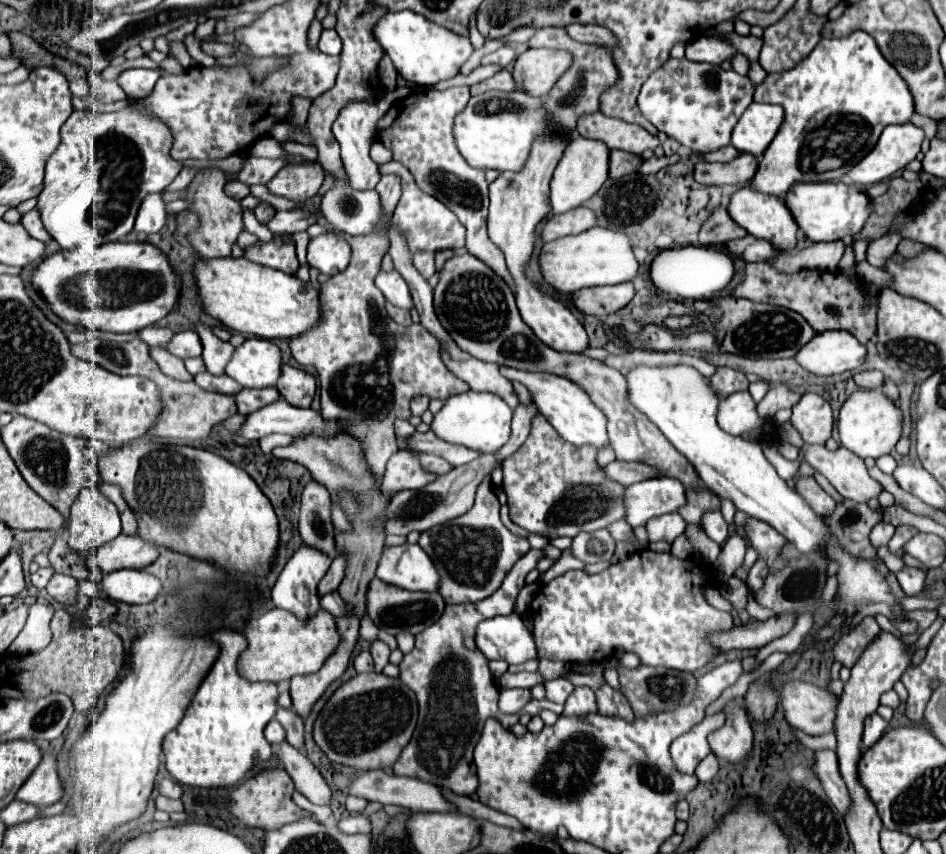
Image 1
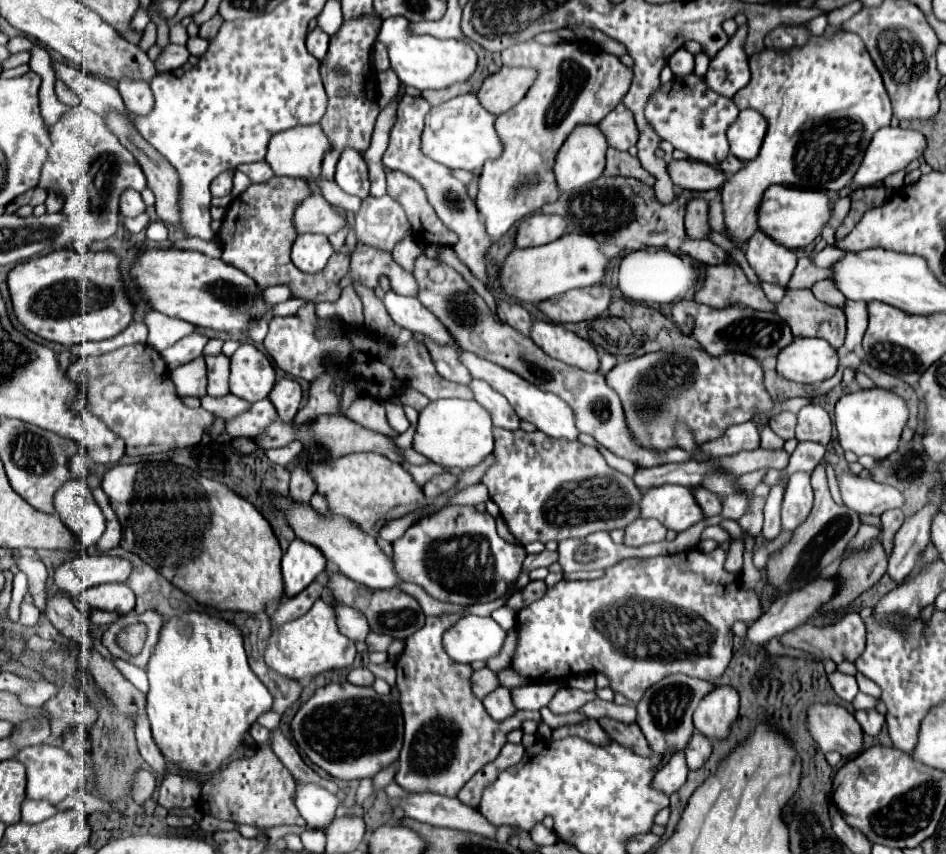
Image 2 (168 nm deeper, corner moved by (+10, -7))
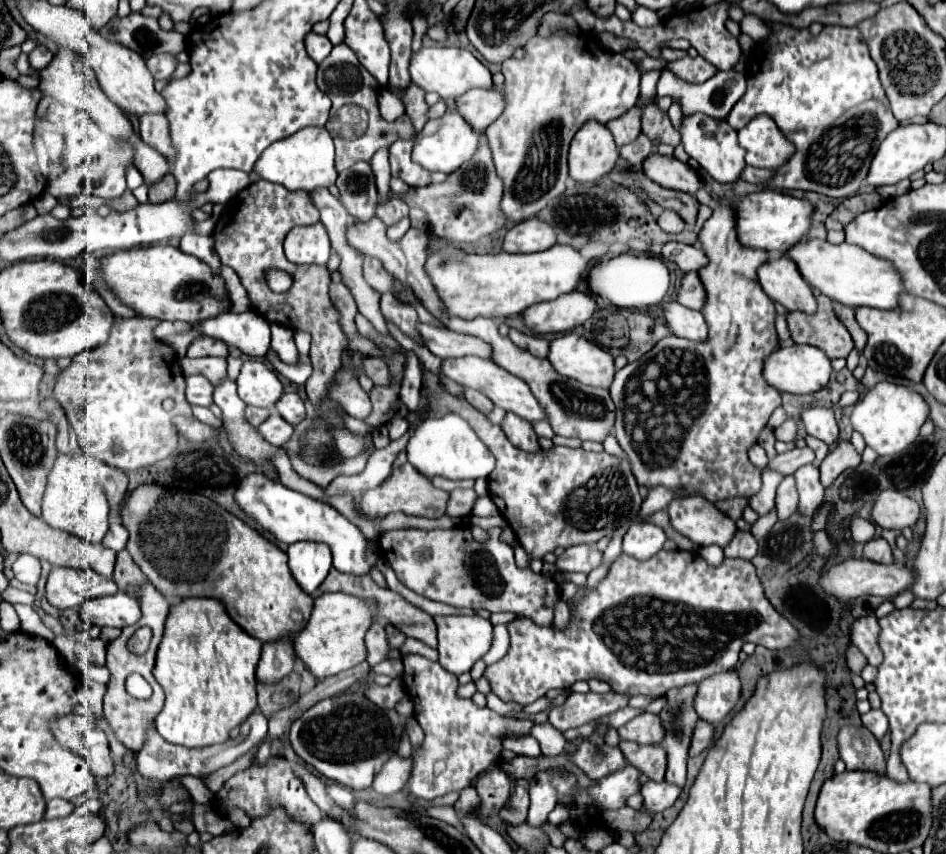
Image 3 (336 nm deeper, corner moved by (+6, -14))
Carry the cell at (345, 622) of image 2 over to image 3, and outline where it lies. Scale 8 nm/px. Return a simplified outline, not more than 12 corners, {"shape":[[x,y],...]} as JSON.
{"shape":[[372,622],[364,642],[366,662],[376,666],[390,652],[384,624]]}

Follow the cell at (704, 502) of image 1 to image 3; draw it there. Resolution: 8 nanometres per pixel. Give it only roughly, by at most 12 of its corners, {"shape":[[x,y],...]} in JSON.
{"shape":[[726,498],[714,502],[726,516],[738,520],[746,498]]}

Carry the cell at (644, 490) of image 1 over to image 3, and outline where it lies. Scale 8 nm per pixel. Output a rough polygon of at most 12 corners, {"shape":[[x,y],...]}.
{"shape":[[678,496],[670,526],[698,546],[724,548],[734,520],[704,496]]}

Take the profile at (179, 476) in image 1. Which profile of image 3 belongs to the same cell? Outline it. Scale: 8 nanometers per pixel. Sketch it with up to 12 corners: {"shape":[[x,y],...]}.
{"shape":[[142,484],[126,550],[250,636],[306,626],[286,552],[202,494]]}

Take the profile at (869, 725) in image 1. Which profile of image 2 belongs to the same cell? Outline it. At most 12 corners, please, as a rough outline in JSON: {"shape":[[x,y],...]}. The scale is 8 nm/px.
{"shape":[[876,709],[854,713],[866,735],[878,735],[884,717]]}

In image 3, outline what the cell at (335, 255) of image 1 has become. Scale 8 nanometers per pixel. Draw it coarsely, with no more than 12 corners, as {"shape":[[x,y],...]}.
{"shape":[[320,222],[294,228],[284,252],[294,264],[326,264],[328,232]]}

